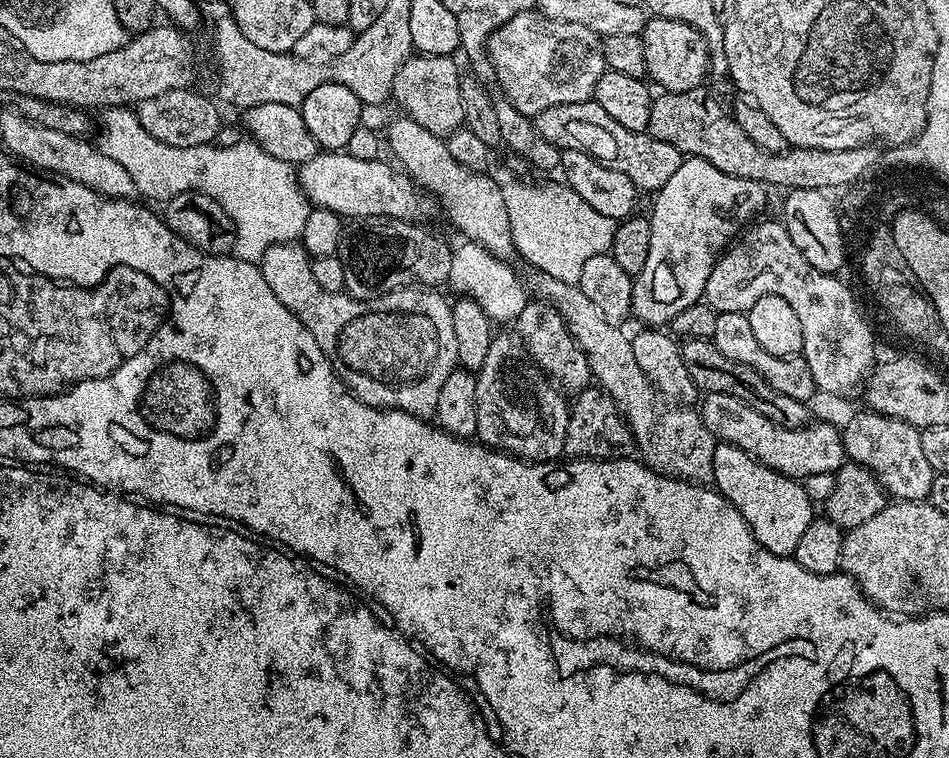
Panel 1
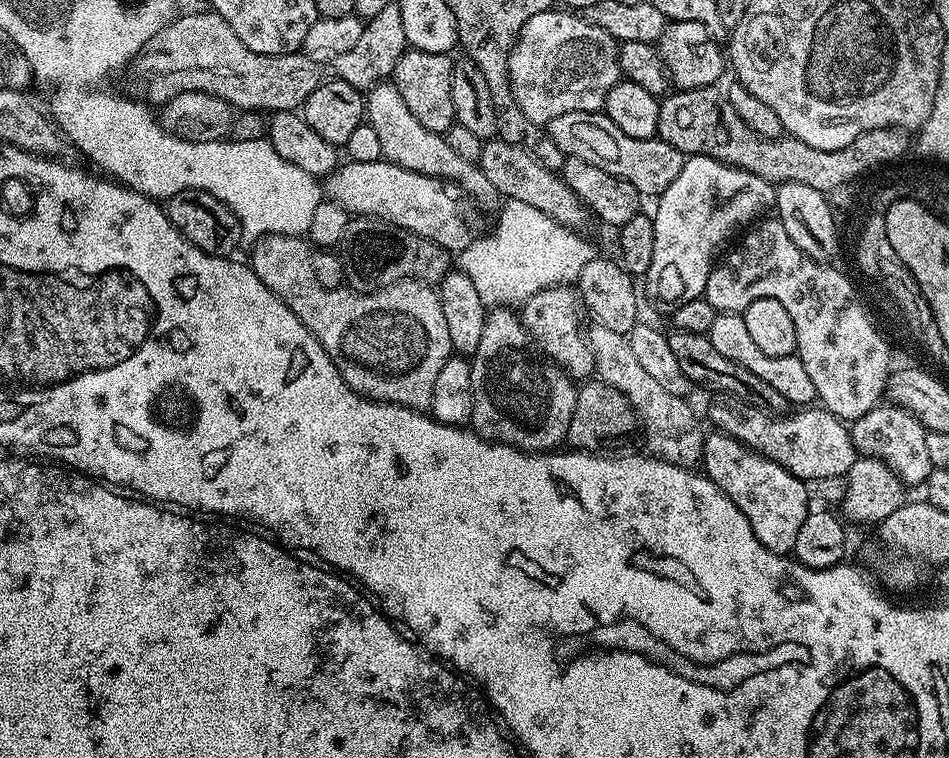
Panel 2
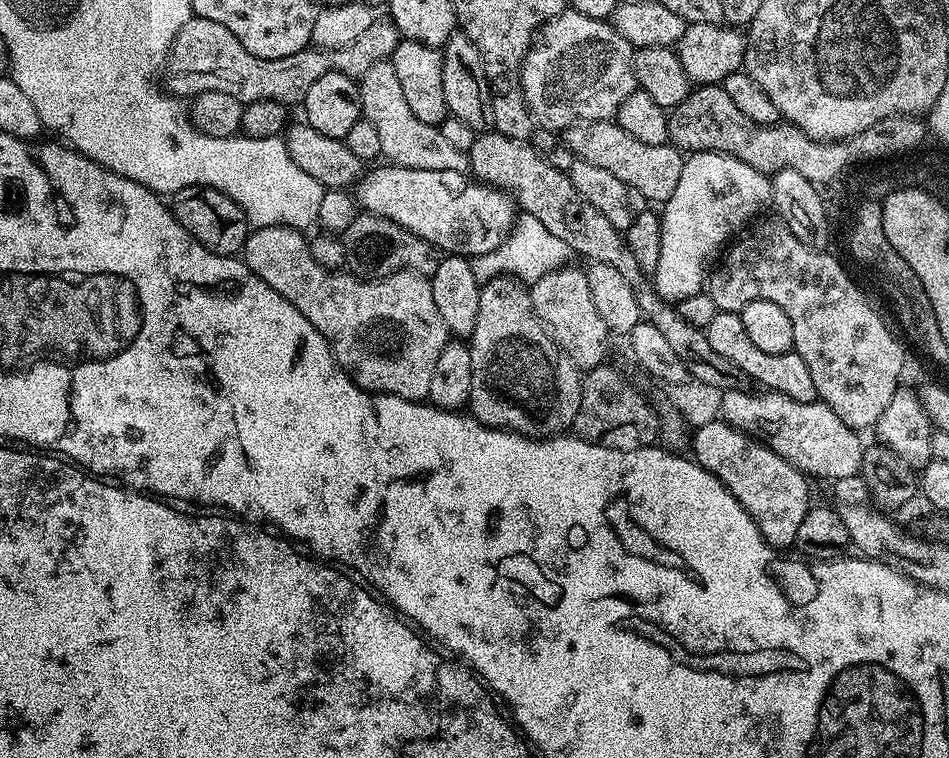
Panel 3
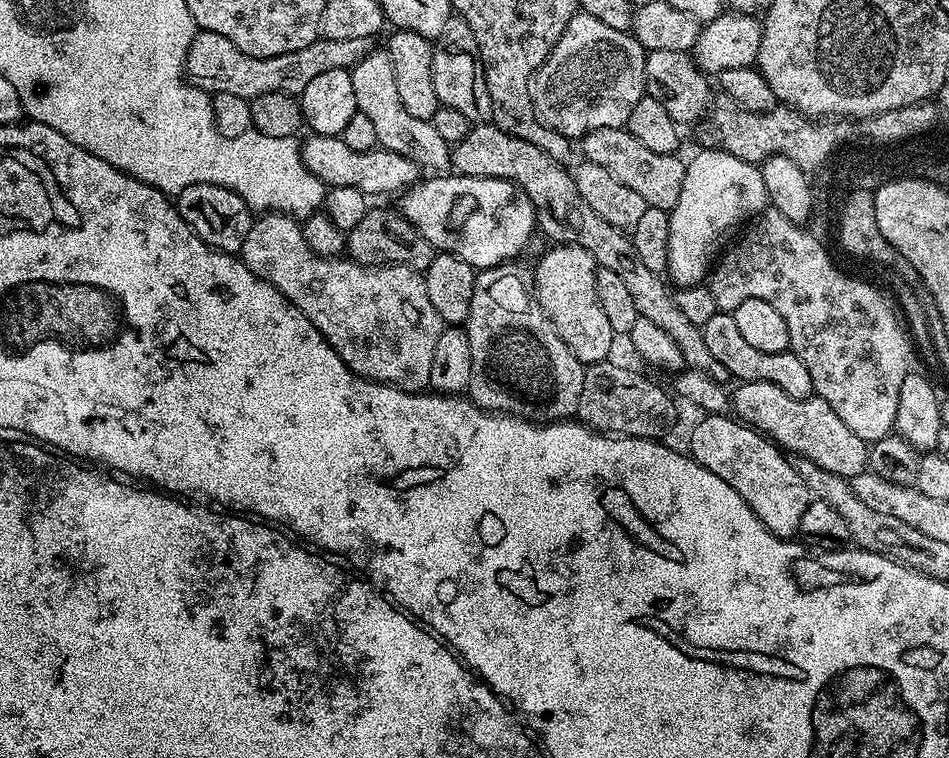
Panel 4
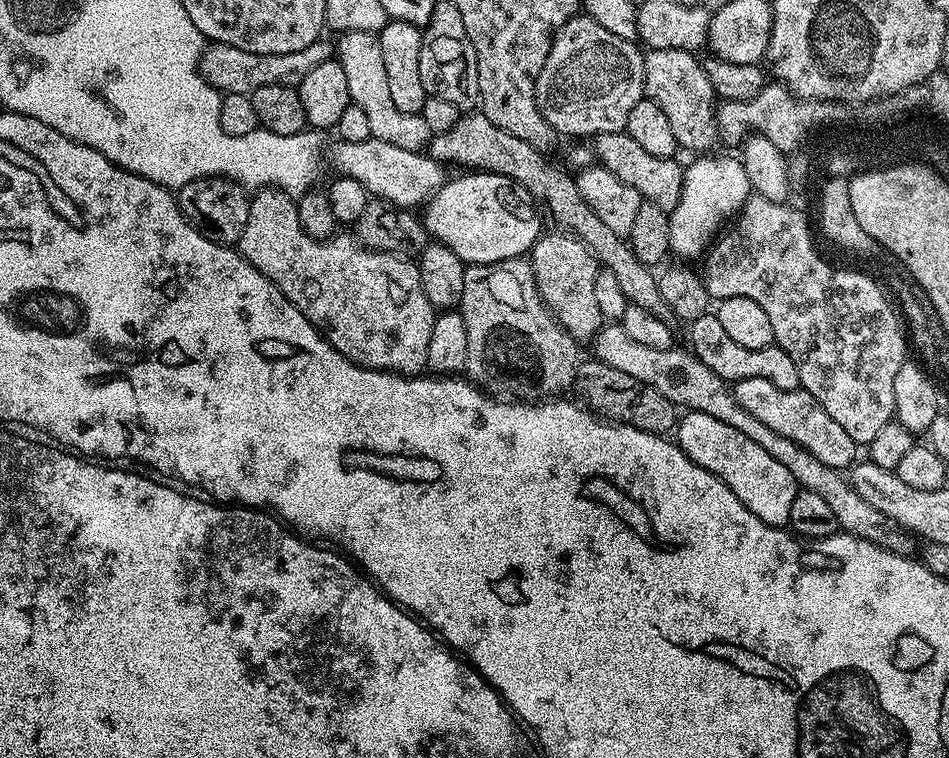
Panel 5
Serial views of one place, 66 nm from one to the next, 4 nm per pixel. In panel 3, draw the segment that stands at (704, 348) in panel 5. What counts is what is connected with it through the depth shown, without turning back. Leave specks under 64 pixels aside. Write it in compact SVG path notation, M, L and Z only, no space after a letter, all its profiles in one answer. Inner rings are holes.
M717 311L710 326L706 329L708 341L718 354L731 356L732 361L757 385L769 388L769 393L781 392L784 396L790 397L794 402L810 403L817 399L814 390L814 378L810 378L810 366L802 362L802 358L796 351L783 352L782 354L766 354L758 350L754 345L748 343L744 327L740 321L739 312ZM740 348L740 352L738 351Z

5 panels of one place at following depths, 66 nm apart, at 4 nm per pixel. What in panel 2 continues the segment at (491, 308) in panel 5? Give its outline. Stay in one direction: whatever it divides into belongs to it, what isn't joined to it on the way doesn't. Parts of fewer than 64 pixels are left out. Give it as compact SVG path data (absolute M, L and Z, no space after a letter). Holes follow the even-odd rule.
M497 306L485 315L478 350L470 358L471 431L483 440L494 437L497 444L510 444L525 452L559 449L568 439L570 418L574 418L577 385L553 360L532 360L532 336L524 327L523 319L510 309Z

